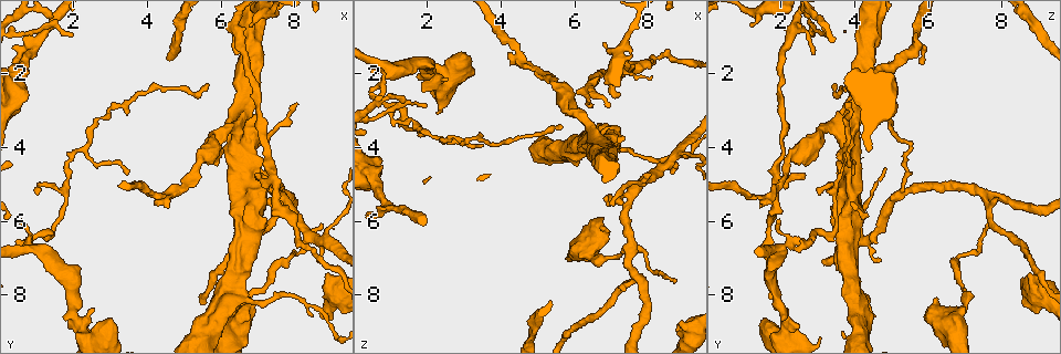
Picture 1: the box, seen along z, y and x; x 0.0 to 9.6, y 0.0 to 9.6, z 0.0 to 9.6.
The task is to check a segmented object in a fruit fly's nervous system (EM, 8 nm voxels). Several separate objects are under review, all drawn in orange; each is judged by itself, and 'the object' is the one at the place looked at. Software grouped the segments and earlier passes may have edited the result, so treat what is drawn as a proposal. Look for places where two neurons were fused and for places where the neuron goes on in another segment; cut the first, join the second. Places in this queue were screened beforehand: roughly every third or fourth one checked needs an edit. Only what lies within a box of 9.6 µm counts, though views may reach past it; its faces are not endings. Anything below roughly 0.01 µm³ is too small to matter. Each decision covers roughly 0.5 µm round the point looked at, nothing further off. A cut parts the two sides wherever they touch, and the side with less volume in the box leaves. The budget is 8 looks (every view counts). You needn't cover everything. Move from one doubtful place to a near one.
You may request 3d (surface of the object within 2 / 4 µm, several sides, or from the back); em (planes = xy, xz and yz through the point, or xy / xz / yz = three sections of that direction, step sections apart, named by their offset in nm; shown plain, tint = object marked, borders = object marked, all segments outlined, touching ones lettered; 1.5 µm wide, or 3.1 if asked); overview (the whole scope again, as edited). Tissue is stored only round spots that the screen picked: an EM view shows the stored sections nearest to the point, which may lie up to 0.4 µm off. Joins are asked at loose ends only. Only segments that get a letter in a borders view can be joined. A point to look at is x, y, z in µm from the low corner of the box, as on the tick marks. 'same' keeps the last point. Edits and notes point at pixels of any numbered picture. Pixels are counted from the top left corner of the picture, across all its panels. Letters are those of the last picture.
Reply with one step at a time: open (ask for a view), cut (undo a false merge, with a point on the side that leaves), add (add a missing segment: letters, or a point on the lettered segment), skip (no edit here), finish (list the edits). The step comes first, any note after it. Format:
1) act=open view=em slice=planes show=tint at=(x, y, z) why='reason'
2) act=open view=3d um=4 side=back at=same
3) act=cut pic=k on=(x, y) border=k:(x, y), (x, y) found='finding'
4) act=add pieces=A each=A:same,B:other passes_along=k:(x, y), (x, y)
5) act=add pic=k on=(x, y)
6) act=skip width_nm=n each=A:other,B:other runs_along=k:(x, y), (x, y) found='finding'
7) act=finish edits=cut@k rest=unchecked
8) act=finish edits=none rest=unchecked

act=open view=3d um=4 at=(0.80, 6.60, 2.75) why='abrupt turn'

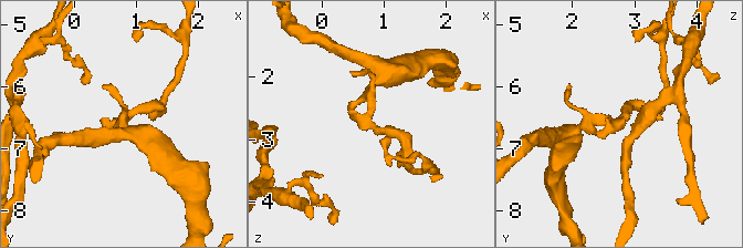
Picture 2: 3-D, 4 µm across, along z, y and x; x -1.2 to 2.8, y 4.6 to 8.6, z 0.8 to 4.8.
act=open view=em slice=planes show=borders at=(0.80, 6.50, 2.75) arm_widths_nm=170,220 why='now the EM'

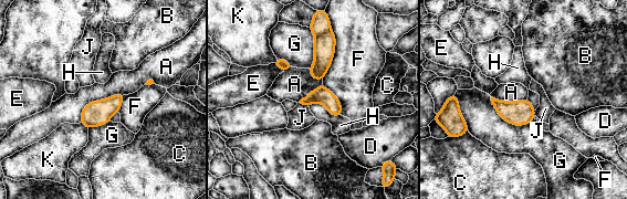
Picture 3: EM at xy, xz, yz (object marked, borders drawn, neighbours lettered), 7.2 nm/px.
act=skip each=A:other,B:other,C:other,D:other,E:other,F:other,G:other,H:other,J:other,K:other border=3:(126, 94), (90, 102), (80, 122) found='all the same neuron'

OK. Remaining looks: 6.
act=open view=3d um=2 at=(5.45, 4.35, 2.15) why='thick turns thin'

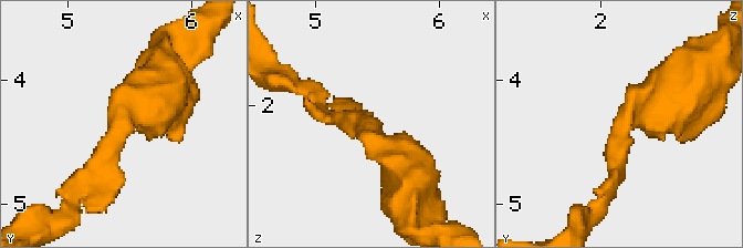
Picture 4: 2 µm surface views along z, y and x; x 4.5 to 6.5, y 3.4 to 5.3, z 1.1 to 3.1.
act=open view=em slice=planes show=borders at=(5.40, 4.38, 2.14) why='shape alone is not enough'

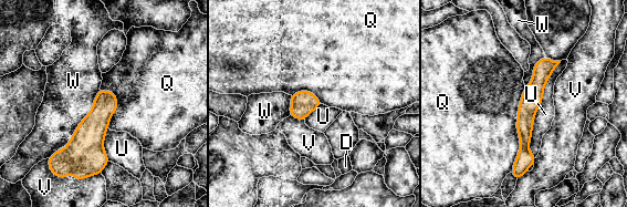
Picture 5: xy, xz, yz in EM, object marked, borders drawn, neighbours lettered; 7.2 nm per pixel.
act=skip each=D:other,Q:other,U:other,V:other,W:other border=5:(526, 86), (511, 172) found='continuous, no second neuron'

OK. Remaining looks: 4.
act=open view=3d um=2 at=(6.75, 0.70, 1.20) why='free end'

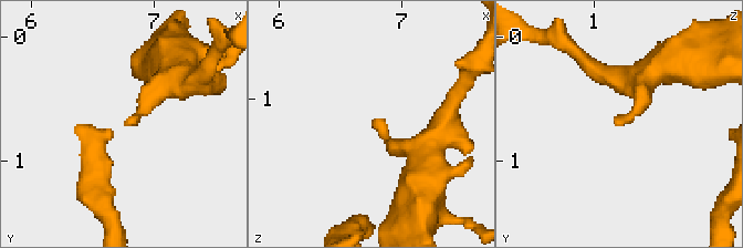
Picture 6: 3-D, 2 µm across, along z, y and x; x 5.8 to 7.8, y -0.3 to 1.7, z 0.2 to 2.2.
act=open view=em slice=planes show=borders at=(6.72, 0.70, 1.20) why='now the EM'

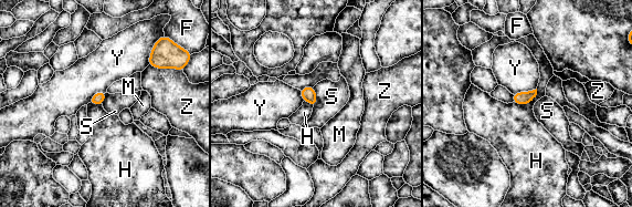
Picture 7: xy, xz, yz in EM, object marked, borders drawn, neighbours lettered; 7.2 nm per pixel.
act=skip each=F:other,H:other,M:other,S:other,Y:other,Z:other border=7:(536, 88), (513, 94) found='none of them fits'

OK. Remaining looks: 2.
act=finish edits=none rest=unchecked

